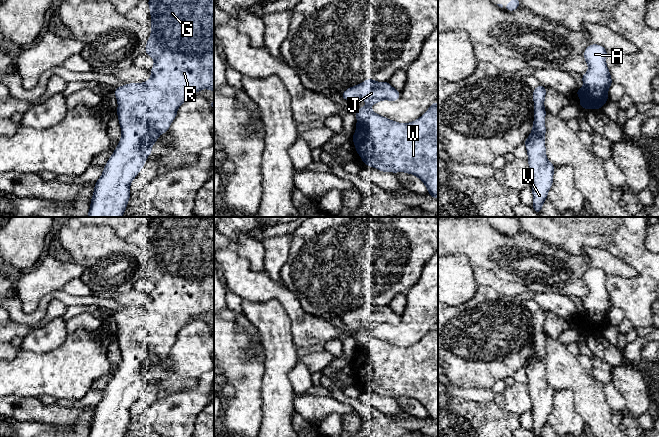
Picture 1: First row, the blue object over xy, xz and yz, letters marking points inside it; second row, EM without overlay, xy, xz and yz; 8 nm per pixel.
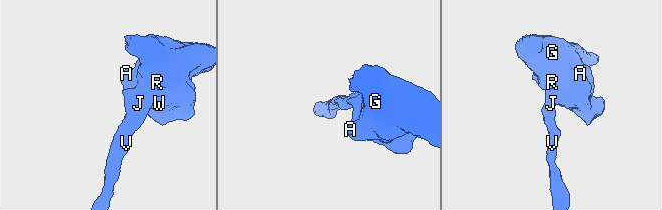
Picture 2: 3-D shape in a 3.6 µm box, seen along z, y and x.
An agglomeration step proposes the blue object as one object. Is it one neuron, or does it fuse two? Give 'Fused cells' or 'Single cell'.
Single cell

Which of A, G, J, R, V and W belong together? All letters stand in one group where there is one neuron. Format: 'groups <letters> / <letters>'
groups A G J R V W

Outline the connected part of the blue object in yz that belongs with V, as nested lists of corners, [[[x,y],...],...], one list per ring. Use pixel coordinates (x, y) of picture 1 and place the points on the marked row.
[[[539,85],[533,89],[534,122],[533,129],[525,140],[529,169],[532,175],[532,193],[534,211],[539,215],[542,205],[553,184],[555,166],[546,157],[545,148],[545,115],[544,100],[546,87]]]

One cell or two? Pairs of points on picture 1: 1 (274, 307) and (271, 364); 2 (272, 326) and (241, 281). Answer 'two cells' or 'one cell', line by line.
1: one cell
2: two cells

